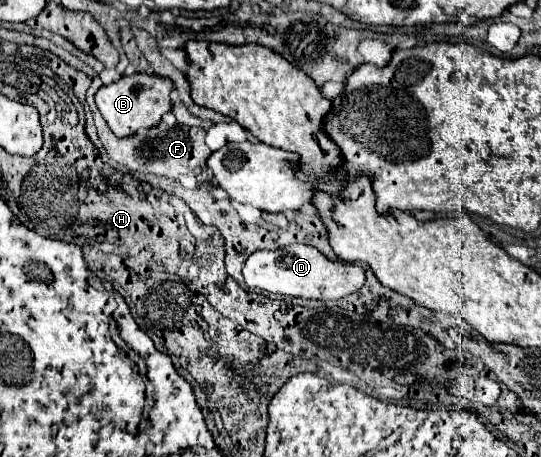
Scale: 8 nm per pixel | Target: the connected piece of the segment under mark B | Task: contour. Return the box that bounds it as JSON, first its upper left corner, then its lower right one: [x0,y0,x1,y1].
[95,73,173,137]

